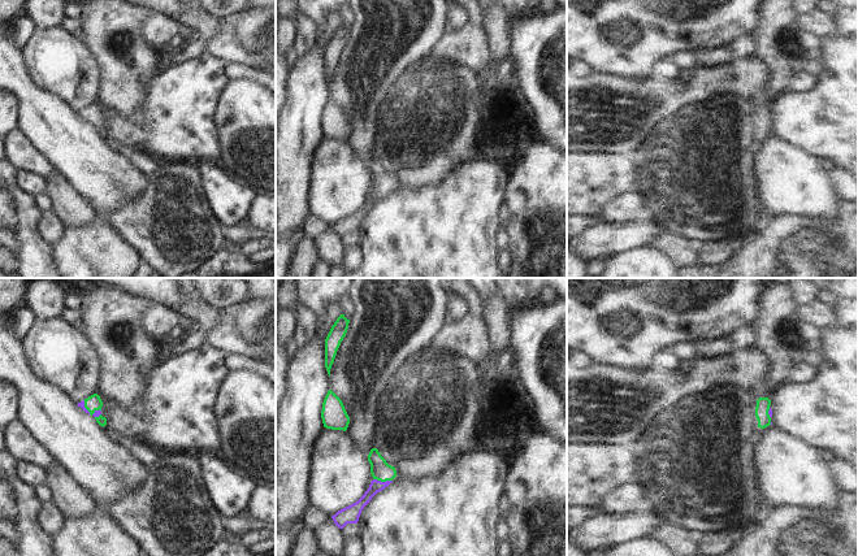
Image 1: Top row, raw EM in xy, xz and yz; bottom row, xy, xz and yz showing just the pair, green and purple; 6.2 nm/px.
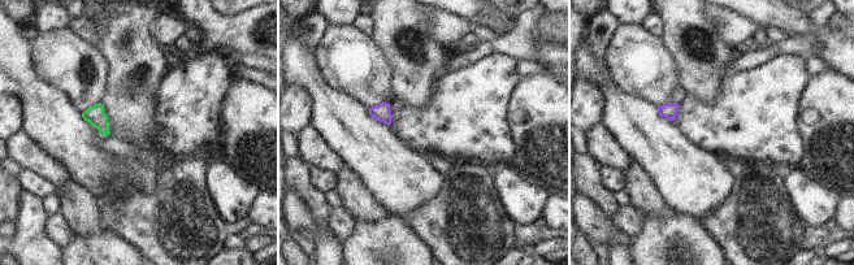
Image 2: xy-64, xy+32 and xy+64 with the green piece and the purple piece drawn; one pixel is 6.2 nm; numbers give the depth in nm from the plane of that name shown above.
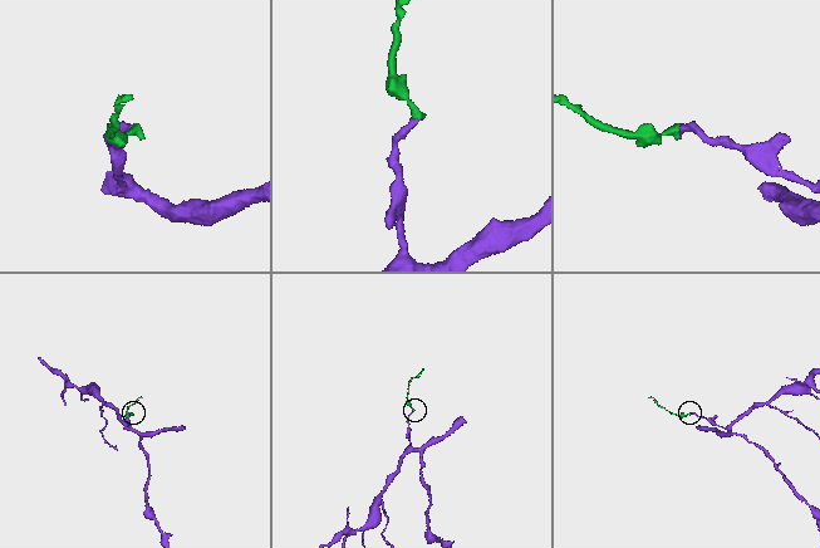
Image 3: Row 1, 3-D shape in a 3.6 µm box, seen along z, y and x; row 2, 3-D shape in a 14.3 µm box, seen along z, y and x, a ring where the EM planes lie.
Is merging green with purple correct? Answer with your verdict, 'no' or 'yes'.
yes

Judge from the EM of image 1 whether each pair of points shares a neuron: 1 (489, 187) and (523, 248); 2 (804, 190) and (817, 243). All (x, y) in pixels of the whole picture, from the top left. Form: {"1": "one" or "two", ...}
{"1": "two", "2": "two"}

